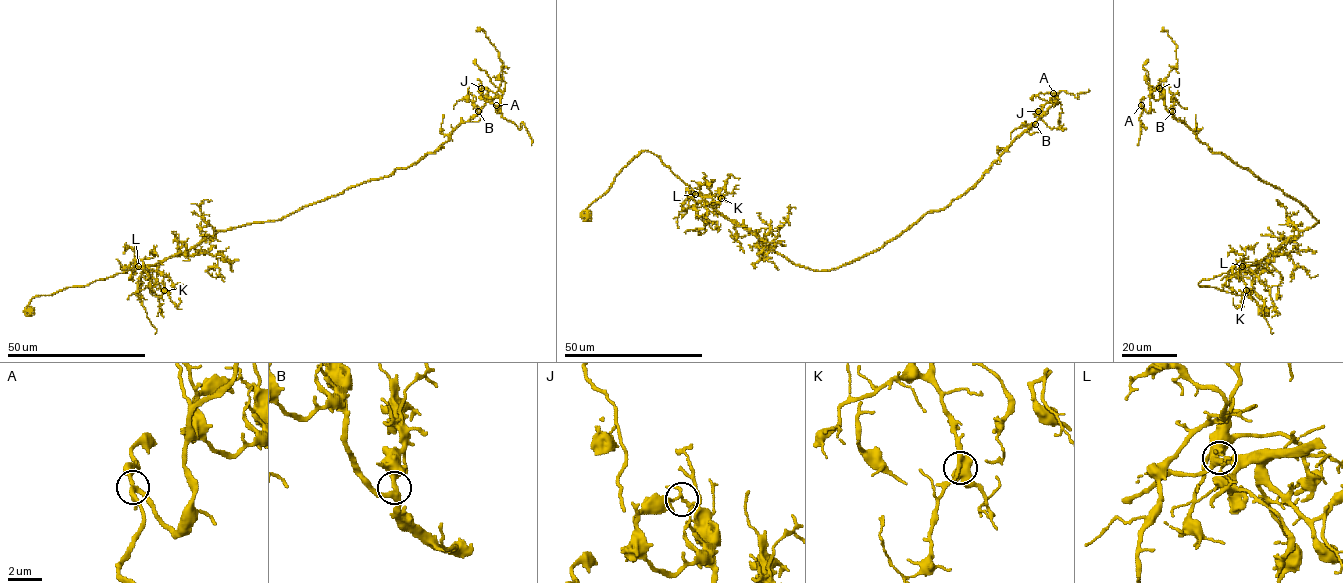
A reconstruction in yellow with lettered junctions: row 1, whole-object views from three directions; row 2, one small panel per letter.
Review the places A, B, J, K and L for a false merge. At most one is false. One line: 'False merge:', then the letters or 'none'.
False merge: J

